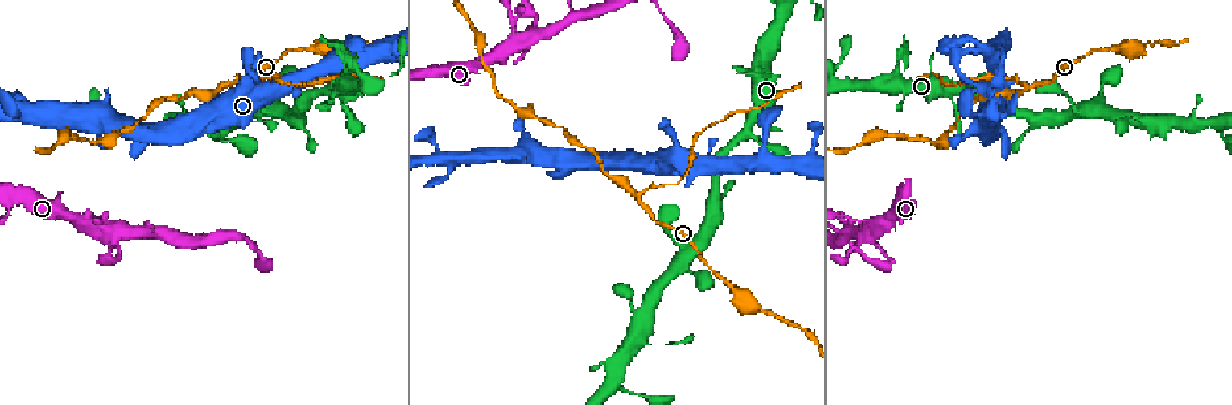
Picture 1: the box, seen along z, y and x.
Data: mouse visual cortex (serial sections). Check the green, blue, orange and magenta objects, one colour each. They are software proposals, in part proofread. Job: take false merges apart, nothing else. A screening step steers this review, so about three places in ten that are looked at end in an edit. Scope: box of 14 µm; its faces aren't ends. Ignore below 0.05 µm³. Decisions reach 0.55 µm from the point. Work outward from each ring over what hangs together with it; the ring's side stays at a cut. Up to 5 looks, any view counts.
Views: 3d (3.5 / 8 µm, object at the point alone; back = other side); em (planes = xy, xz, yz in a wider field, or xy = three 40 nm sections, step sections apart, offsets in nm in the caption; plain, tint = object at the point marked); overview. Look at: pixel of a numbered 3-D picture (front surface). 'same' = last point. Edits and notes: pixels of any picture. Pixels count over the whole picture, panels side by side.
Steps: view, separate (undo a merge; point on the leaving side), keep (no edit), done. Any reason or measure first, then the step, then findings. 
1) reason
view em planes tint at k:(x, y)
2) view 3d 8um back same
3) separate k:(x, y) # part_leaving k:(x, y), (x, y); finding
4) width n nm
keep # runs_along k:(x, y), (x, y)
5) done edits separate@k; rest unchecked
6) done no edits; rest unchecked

thin arm on a thick one
view 3d 3.5um back at 1:(1025, 87)

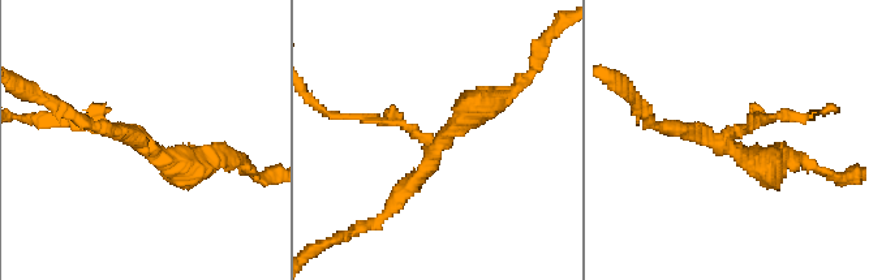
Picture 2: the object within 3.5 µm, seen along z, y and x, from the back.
arms 3; arm_widths 100, 200, 350 nm; now the EM
view em xy step 2 tint at 2:(142, 143)

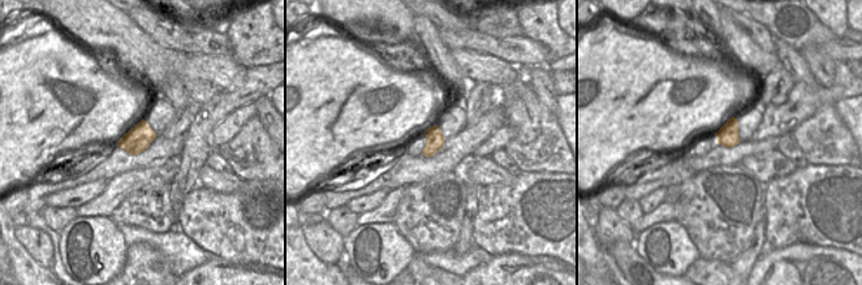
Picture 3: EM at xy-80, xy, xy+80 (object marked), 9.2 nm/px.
another direction
view em xy step 5 tint same

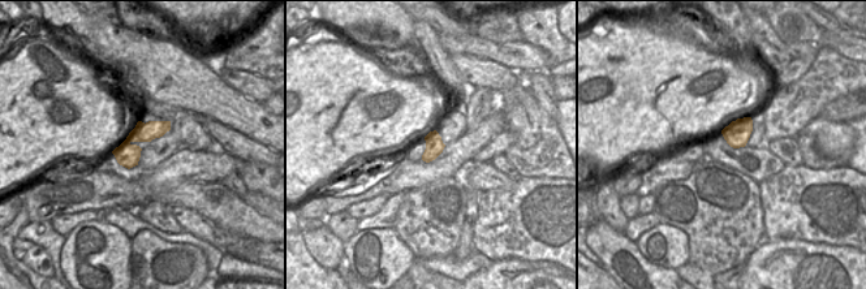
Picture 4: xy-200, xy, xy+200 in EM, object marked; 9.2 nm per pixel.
keep # runs_along 2:(386, 215), (442, 138), (494, 95); all the same cell

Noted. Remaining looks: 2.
abrupt turn
view 3d 3.5um at 1:(640, 344)

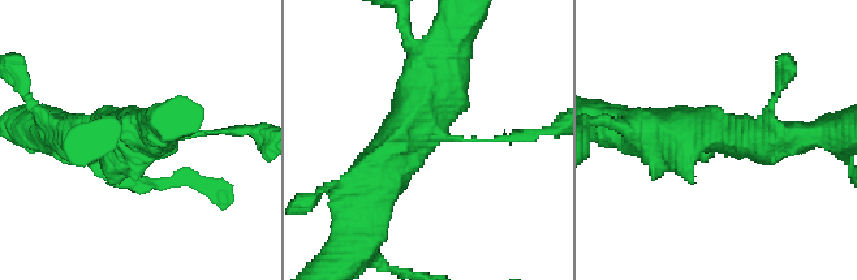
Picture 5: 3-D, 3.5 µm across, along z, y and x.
view em xy step 3 tint at 5:(437, 129)

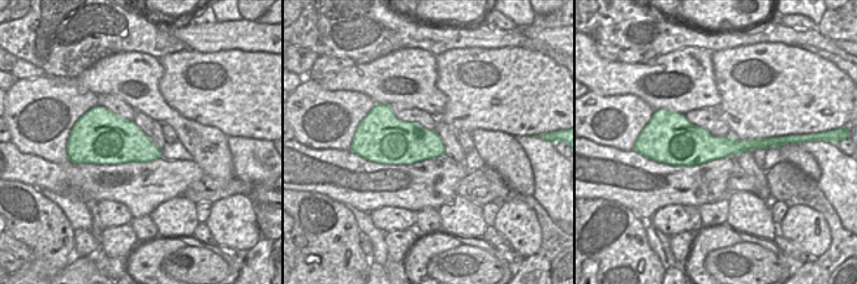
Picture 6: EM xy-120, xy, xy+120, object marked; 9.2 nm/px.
keep # runs_along 5:(439, 57), (414, 113), (463, 141), (522, 137); one cell here

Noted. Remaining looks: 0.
done no edits; rest unchecked

